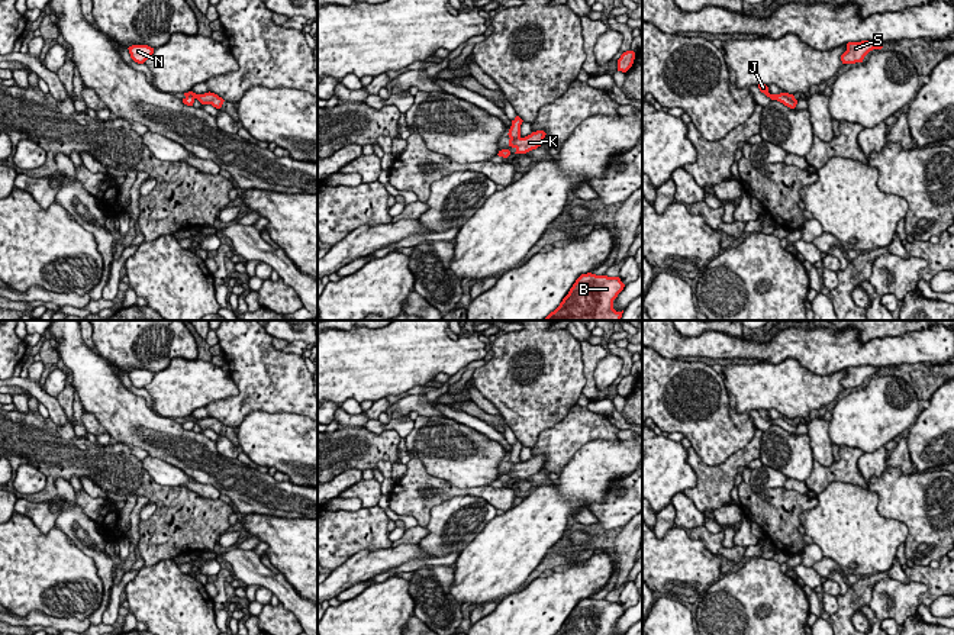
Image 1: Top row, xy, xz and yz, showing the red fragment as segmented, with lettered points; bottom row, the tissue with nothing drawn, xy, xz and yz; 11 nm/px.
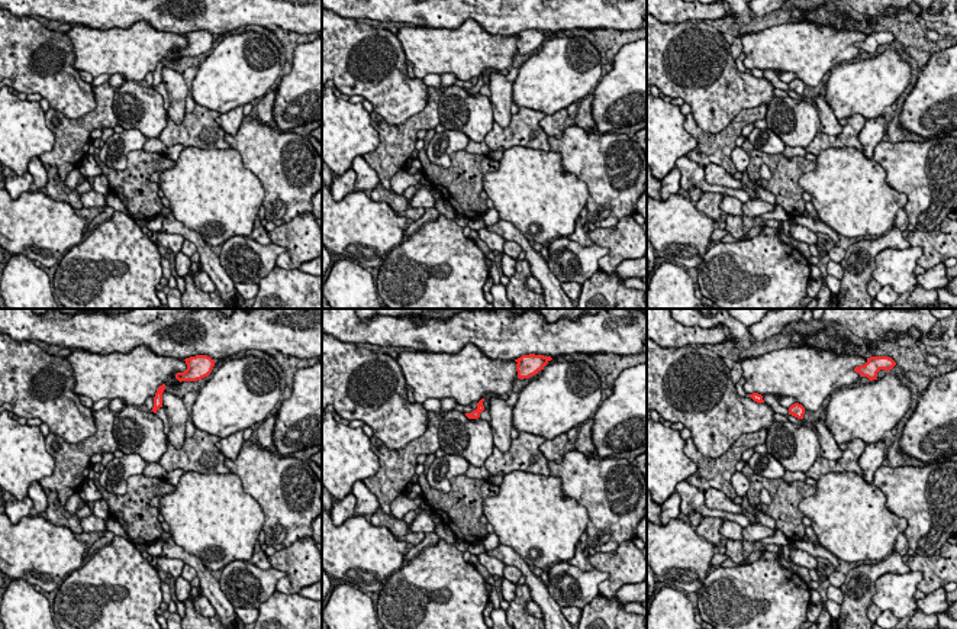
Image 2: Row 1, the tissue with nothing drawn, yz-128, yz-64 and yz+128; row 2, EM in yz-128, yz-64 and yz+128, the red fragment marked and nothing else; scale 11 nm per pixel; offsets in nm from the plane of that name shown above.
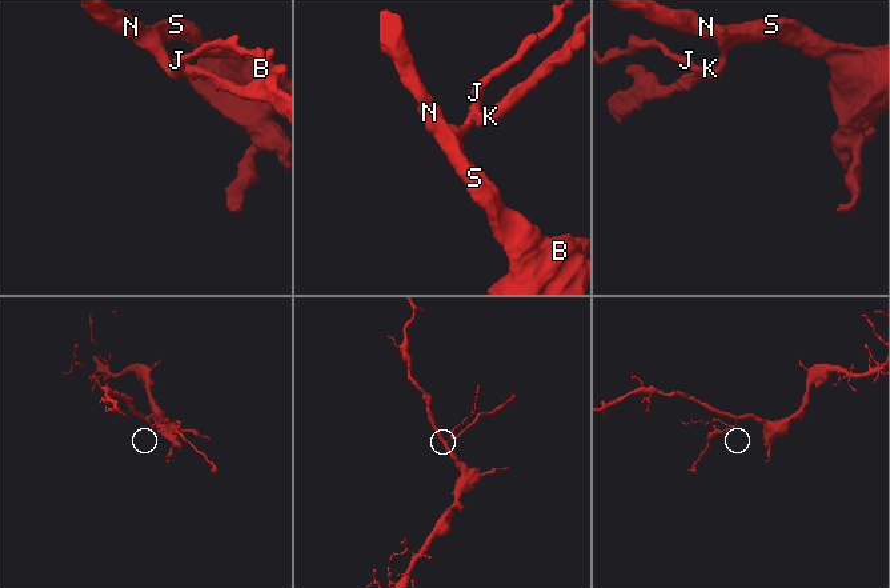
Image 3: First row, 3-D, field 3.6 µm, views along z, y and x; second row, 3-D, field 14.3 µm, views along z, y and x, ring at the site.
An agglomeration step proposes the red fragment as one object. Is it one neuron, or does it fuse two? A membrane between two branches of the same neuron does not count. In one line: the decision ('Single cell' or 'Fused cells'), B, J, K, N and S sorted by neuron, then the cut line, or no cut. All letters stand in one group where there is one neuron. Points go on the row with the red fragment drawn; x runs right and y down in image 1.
Fused cells. Groups: B J N S / K. Split along xz (519, 137), (511, 139)

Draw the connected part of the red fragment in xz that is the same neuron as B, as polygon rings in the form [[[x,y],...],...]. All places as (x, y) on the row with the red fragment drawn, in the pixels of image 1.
[[[581,274],[560,306],[544,320],[621,320],[613,300],[623,290],[619,277]]]

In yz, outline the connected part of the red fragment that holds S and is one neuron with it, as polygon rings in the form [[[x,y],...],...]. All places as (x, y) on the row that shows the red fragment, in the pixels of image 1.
[[[871,41],[848,42],[847,51],[841,55],[842,64],[863,62],[864,57],[873,49],[882,49],[883,45]]]

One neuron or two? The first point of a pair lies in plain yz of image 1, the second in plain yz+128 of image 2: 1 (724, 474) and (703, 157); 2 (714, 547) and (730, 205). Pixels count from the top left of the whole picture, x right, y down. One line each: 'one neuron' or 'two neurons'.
1: one neuron
2: two neurons

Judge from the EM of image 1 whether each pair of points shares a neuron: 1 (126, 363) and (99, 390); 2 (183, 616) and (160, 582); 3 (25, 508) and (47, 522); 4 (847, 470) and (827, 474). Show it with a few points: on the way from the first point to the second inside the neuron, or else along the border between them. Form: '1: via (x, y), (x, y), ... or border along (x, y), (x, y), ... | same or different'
1: border along (94, 350), (121, 370) | different
2: via (176, 608), (160, 590) | same
3: via (31, 509), (41, 516) | same
4: via (843, 470), (831, 474) | same

